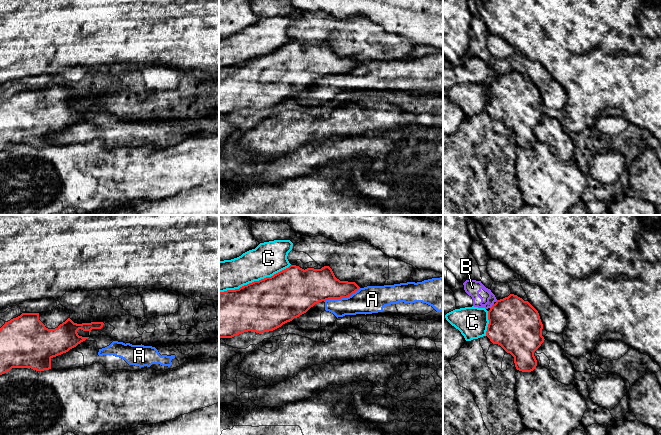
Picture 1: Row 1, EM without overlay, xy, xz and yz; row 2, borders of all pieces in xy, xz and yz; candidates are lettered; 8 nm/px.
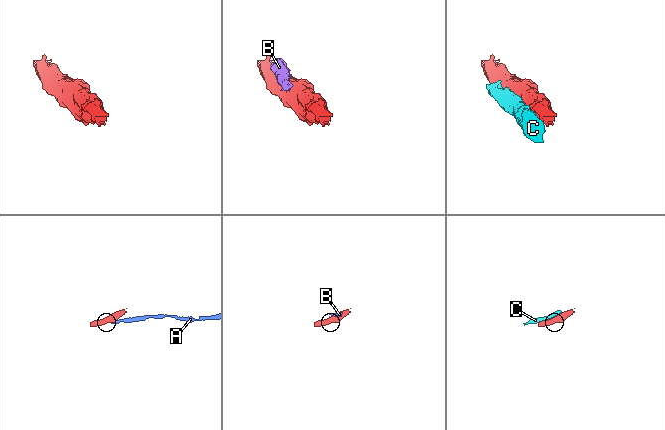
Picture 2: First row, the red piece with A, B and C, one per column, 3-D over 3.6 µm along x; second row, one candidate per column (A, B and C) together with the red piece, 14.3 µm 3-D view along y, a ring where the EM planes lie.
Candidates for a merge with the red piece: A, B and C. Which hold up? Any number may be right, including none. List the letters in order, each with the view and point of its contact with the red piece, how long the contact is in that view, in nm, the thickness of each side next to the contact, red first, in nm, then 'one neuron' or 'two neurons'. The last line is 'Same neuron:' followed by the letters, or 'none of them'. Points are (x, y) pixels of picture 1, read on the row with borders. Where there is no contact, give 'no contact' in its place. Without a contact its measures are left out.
A: meets red in xz at (342, 297); contact 320 nm long; 280 nm thick on the red side, 220 nm on the other; two neurons
B: meets red in yz at (492, 306); contact 50 nm long; 420 nm thick on the red side, 130 nm on the other; two neurons
C: meets red in xz at (254, 281); contact 600 nm long; 420 nm thick on the red side, 260 nm on the other; two neurons
Same neuron: none of them

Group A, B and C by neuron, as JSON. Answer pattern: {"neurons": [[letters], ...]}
{"neurons": [["A"], ["B"], ["C"]]}

